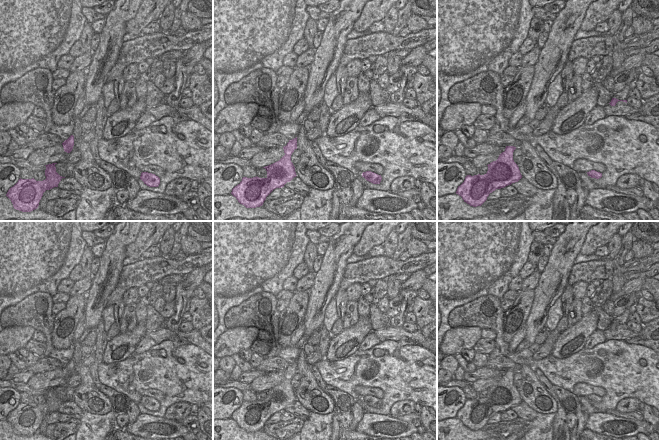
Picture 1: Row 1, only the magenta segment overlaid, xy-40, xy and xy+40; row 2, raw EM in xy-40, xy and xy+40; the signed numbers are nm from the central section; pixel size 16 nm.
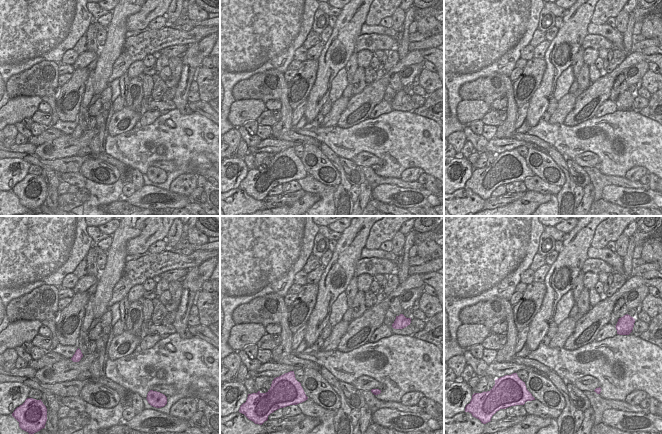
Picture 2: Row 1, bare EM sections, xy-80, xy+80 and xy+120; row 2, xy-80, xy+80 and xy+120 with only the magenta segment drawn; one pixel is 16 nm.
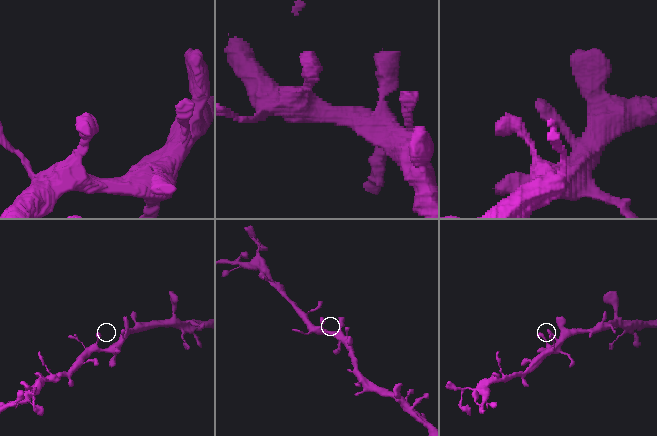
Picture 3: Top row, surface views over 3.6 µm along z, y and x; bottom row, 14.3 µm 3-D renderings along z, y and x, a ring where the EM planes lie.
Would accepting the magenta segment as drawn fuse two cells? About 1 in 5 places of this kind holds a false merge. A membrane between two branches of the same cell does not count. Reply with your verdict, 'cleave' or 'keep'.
keep

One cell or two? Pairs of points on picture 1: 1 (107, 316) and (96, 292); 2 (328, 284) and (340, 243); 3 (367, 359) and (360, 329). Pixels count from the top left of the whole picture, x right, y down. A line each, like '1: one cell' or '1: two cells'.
1: two cells
2: one cell
3: two cells

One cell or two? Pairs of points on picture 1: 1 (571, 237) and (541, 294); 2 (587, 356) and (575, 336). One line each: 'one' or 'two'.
1: one
2: two

